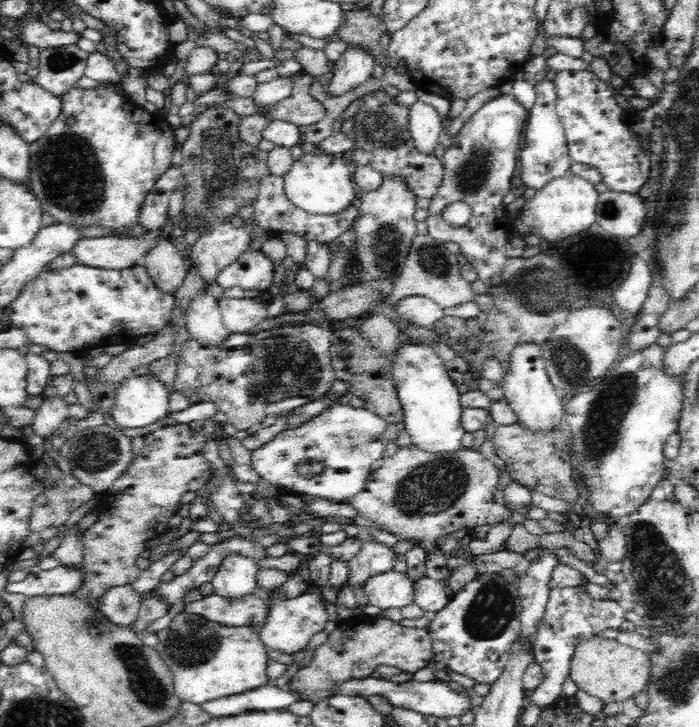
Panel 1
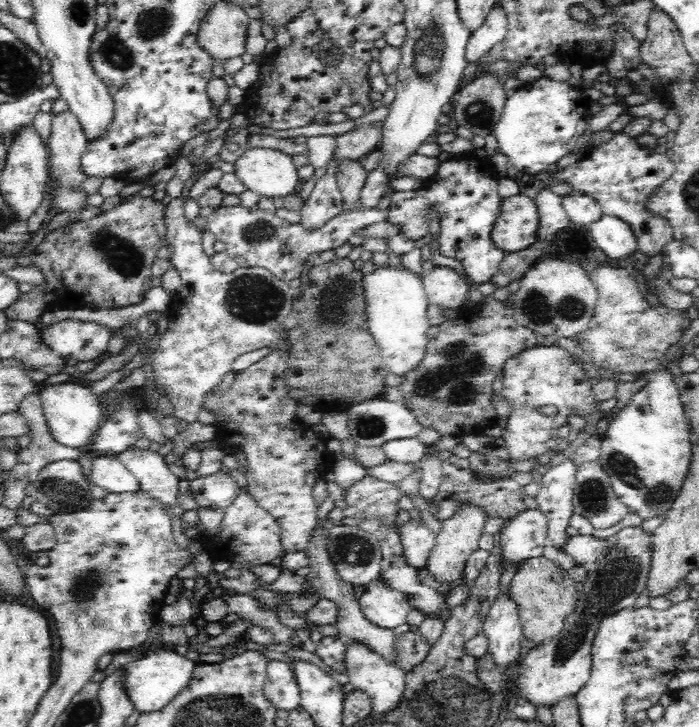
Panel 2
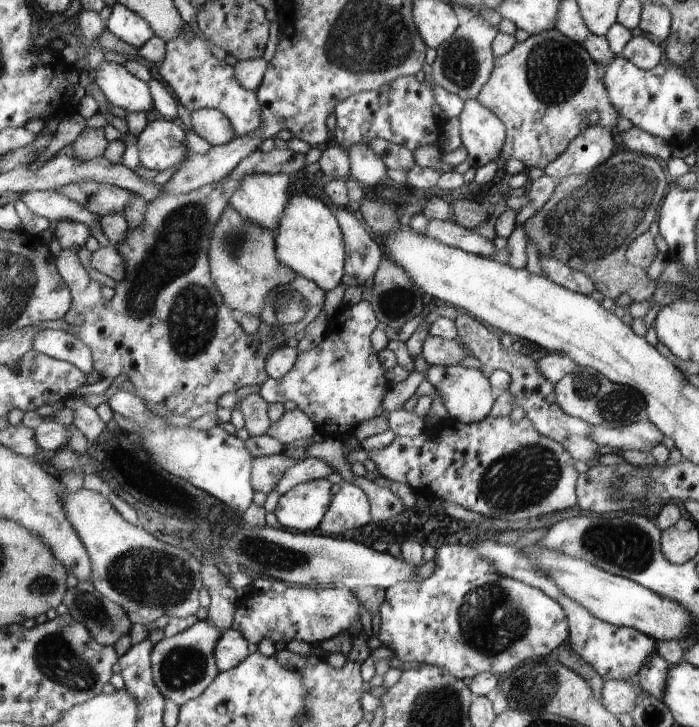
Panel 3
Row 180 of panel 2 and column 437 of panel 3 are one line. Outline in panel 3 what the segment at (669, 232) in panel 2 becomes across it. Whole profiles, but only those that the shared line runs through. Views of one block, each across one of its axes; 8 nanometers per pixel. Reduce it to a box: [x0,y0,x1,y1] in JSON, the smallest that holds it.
[374,544,568,680]

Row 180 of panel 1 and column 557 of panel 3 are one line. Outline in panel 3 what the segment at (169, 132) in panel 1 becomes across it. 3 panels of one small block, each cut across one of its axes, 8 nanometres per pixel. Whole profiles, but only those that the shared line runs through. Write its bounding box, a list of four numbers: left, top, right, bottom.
[477,30,674,170]

